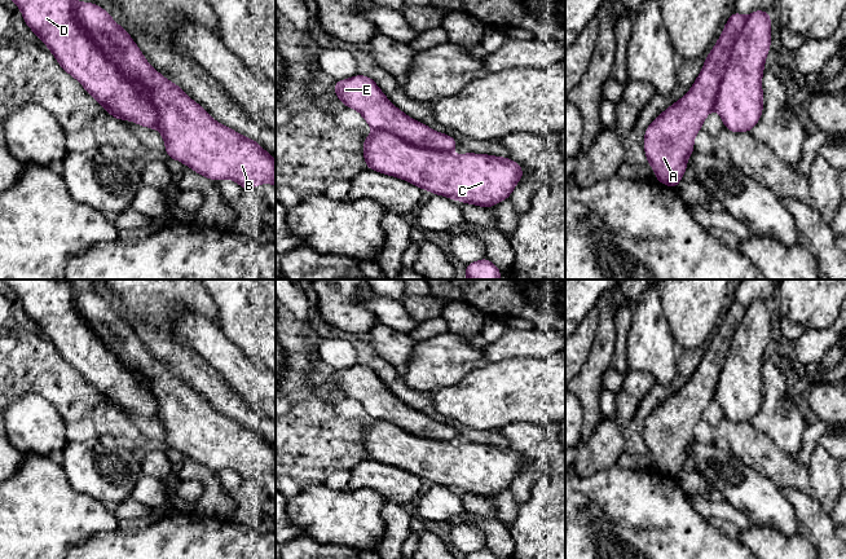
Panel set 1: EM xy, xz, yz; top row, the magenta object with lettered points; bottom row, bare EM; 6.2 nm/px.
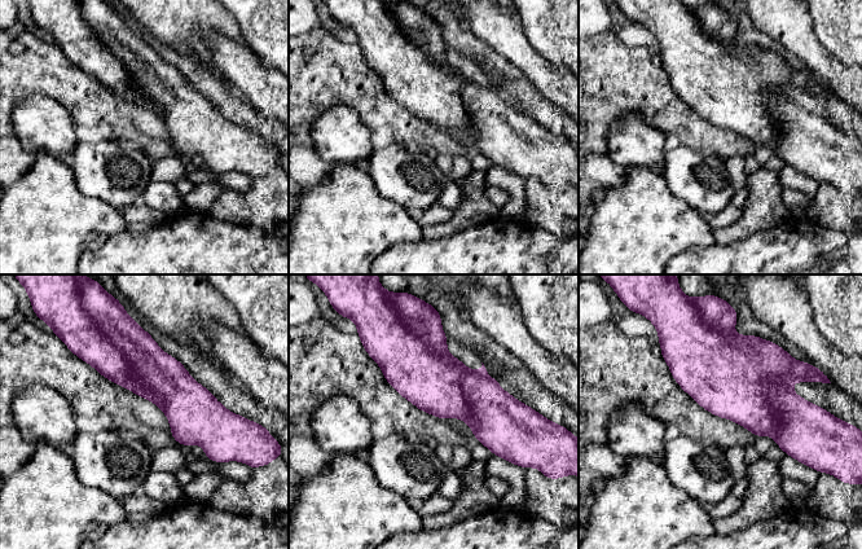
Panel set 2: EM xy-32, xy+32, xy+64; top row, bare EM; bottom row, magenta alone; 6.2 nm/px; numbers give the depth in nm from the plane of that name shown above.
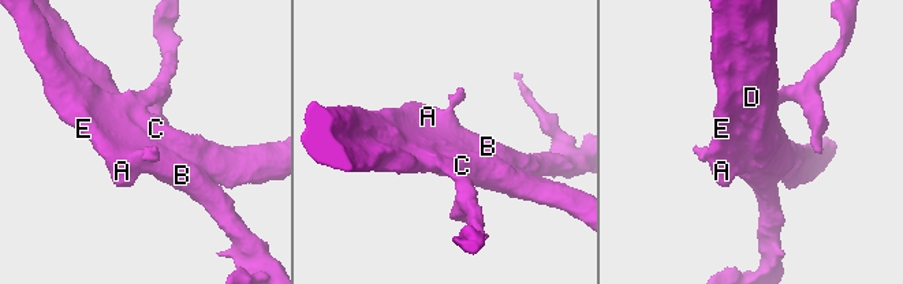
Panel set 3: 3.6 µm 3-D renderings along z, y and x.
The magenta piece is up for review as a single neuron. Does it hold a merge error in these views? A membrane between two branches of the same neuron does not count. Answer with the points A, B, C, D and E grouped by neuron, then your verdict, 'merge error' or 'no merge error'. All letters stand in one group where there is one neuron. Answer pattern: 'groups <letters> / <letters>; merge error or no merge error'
groups A B C D E; no merge error

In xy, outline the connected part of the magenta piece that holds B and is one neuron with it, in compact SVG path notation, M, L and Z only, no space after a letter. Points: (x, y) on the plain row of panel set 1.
M0 280L21 300L25 313L38 329L47 334L58 355L76 369L83 378L119 410L129 410L141 417L158 419L166 433L166 444L197 463L212 470L233 470L242 479L260 474L276 476L276 448L264 440L254 428L248 428L228 415L217 413L204 397L191 389L176 373L166 369L153 358L128 321L114 312L114 308L94 292L76 291L70 280Z

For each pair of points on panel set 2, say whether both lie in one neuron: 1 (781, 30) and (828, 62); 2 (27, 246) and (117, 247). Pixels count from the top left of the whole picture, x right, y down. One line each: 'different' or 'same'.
1: same
2: different

